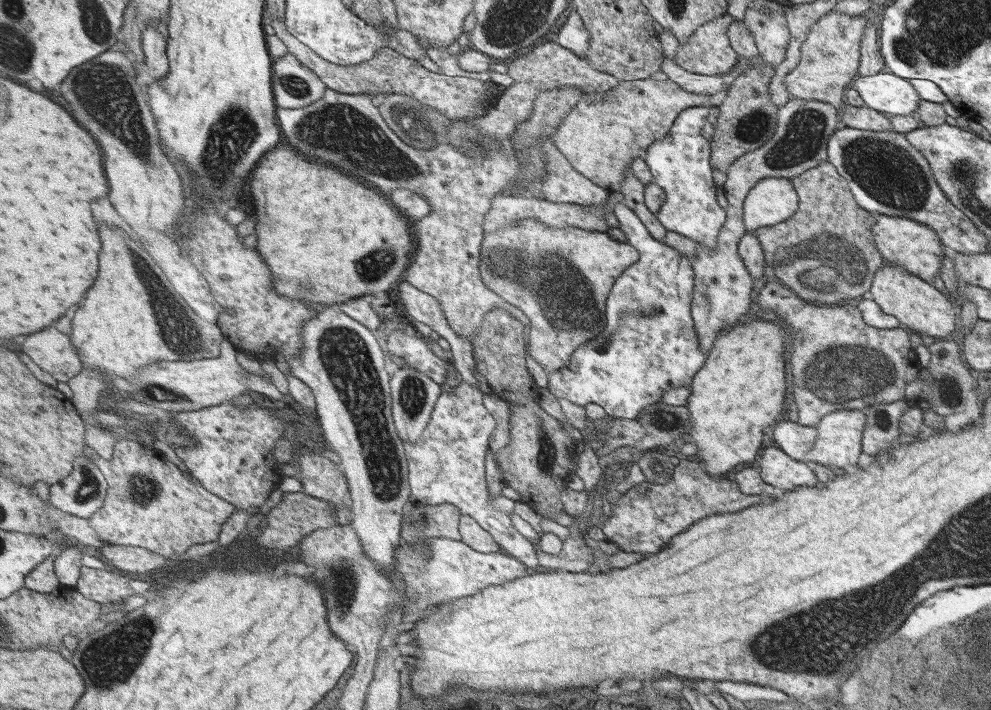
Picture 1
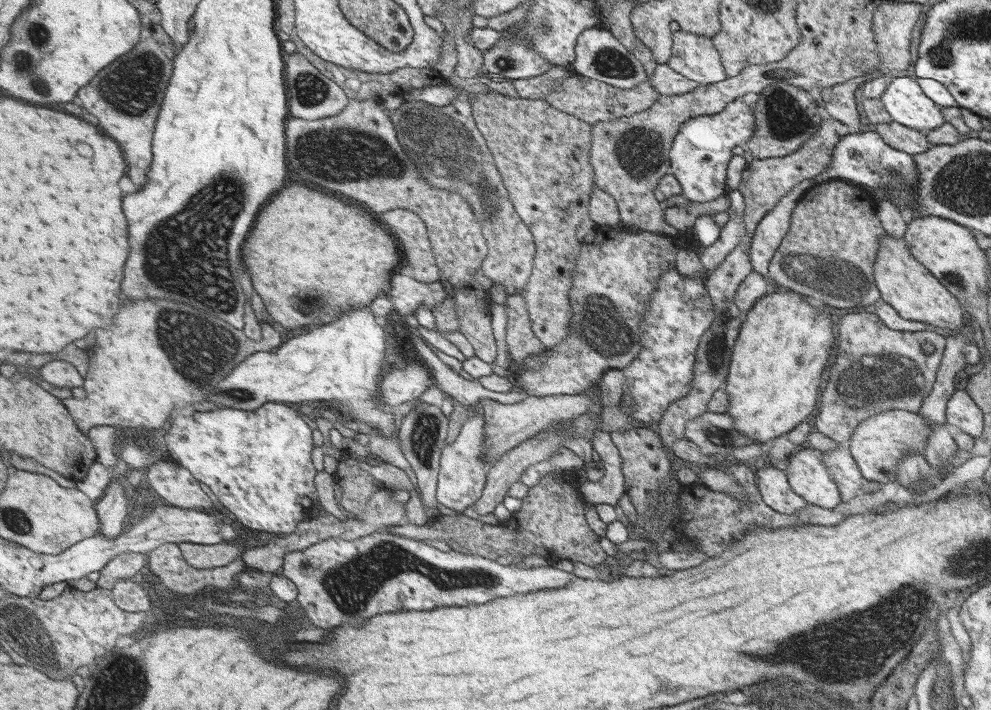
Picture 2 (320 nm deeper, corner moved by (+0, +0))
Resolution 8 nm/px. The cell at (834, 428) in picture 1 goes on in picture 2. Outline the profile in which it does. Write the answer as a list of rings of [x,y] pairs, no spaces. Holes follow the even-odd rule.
[[[894,408],[862,420],[846,444],[863,478],[878,483],[896,482],[895,465],[901,461],[901,456],[924,452],[925,438],[928,438],[932,425],[933,423],[924,422],[924,418],[917,413]]]

